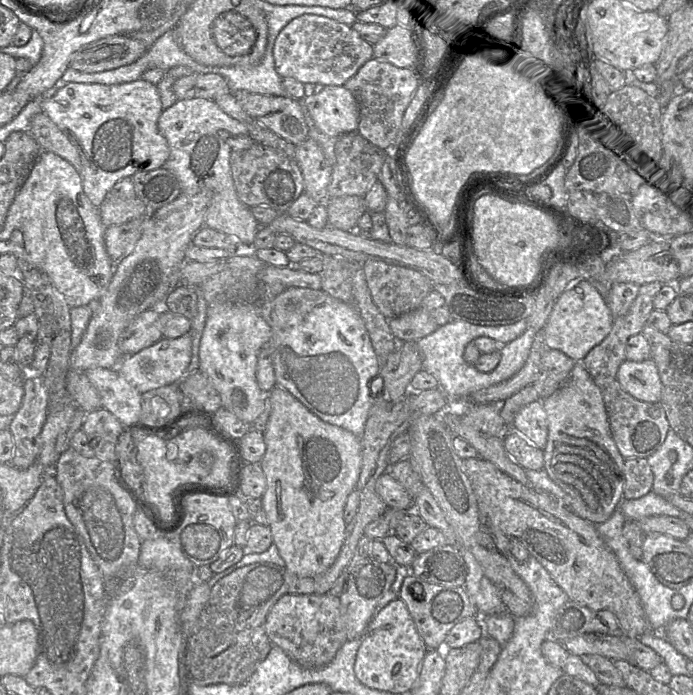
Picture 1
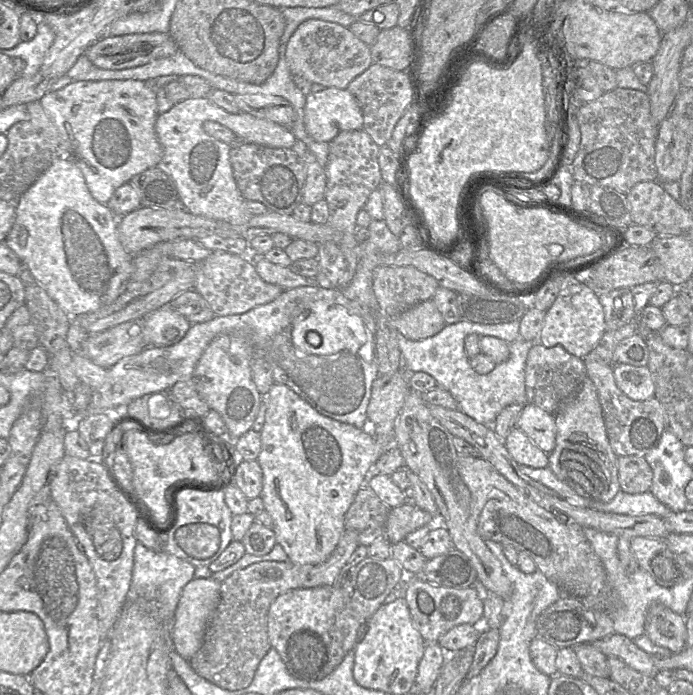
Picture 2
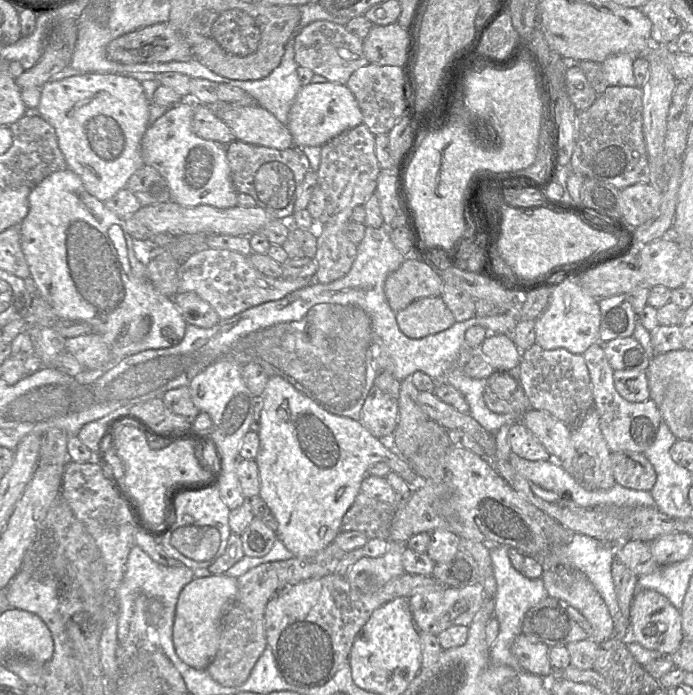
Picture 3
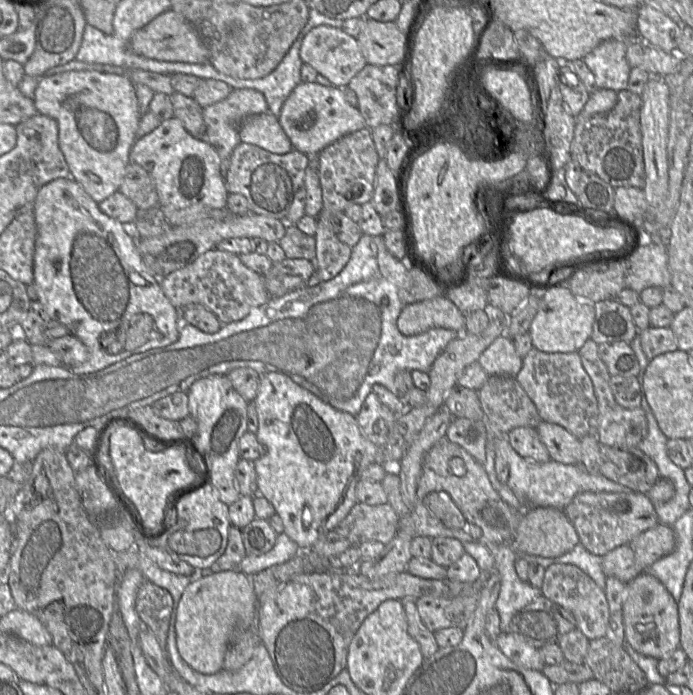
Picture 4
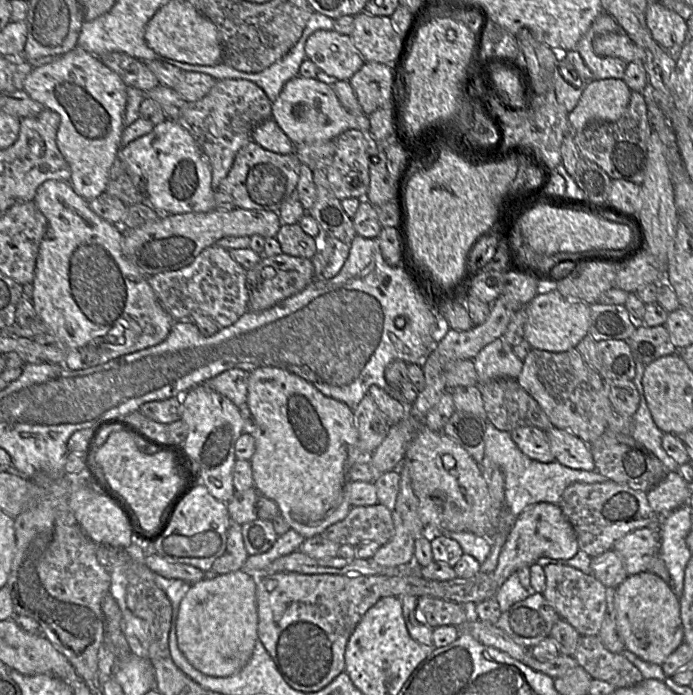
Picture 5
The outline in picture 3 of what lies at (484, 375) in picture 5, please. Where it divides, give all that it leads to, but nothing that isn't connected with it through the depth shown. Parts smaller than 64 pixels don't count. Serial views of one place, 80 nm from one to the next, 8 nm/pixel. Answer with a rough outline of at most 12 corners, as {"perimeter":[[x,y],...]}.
{"perimeter":[[489,334],[478,352],[495,371],[519,366],[509,335]]}

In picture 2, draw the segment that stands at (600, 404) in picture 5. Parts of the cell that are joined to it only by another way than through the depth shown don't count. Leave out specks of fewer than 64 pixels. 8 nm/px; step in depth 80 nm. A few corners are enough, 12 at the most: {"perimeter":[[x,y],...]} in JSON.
{"perimeter":[[534,342],[527,401],[555,414],[578,393],[582,358]]}

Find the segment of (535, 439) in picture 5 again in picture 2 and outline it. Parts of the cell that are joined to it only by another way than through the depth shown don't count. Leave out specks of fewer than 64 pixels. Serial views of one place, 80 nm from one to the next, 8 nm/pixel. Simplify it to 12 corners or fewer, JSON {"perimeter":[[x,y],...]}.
{"perimeter":[[519,428],[504,445],[520,465],[545,468],[549,455]]}

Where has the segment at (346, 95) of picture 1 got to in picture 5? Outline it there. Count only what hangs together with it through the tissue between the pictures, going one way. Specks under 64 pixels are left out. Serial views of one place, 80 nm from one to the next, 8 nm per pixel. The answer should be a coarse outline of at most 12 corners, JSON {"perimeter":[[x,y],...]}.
{"perimeter":[[293,77],[272,118],[294,145],[370,131],[330,85]]}

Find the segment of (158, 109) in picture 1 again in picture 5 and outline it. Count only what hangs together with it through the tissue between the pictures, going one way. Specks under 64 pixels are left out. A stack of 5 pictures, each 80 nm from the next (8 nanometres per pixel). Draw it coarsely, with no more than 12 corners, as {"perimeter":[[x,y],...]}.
{"perimeter":[[78,46],[23,90],[59,114],[70,185],[105,193],[126,84]]}

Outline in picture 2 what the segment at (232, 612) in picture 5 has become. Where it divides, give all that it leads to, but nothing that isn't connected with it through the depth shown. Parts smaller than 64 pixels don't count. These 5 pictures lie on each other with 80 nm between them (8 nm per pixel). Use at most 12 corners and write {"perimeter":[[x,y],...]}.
{"perimeter":[[193,578],[183,588],[173,648],[189,661],[200,649],[221,583]]}

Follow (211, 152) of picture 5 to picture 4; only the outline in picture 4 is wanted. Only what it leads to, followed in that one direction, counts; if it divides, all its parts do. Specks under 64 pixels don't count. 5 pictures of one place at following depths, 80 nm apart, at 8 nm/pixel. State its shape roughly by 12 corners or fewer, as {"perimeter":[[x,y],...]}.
{"perimeter":[[233,89],[203,108],[201,139],[220,158],[224,180],[230,156],[241,143],[239,127],[269,111],[264,95]]}

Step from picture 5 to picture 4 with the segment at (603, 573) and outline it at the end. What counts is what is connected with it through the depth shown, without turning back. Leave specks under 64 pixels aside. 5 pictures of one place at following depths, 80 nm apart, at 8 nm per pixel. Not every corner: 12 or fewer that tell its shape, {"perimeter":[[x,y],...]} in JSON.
{"perimeter":[[629,544],[604,555],[606,577],[625,584],[641,573]]}

